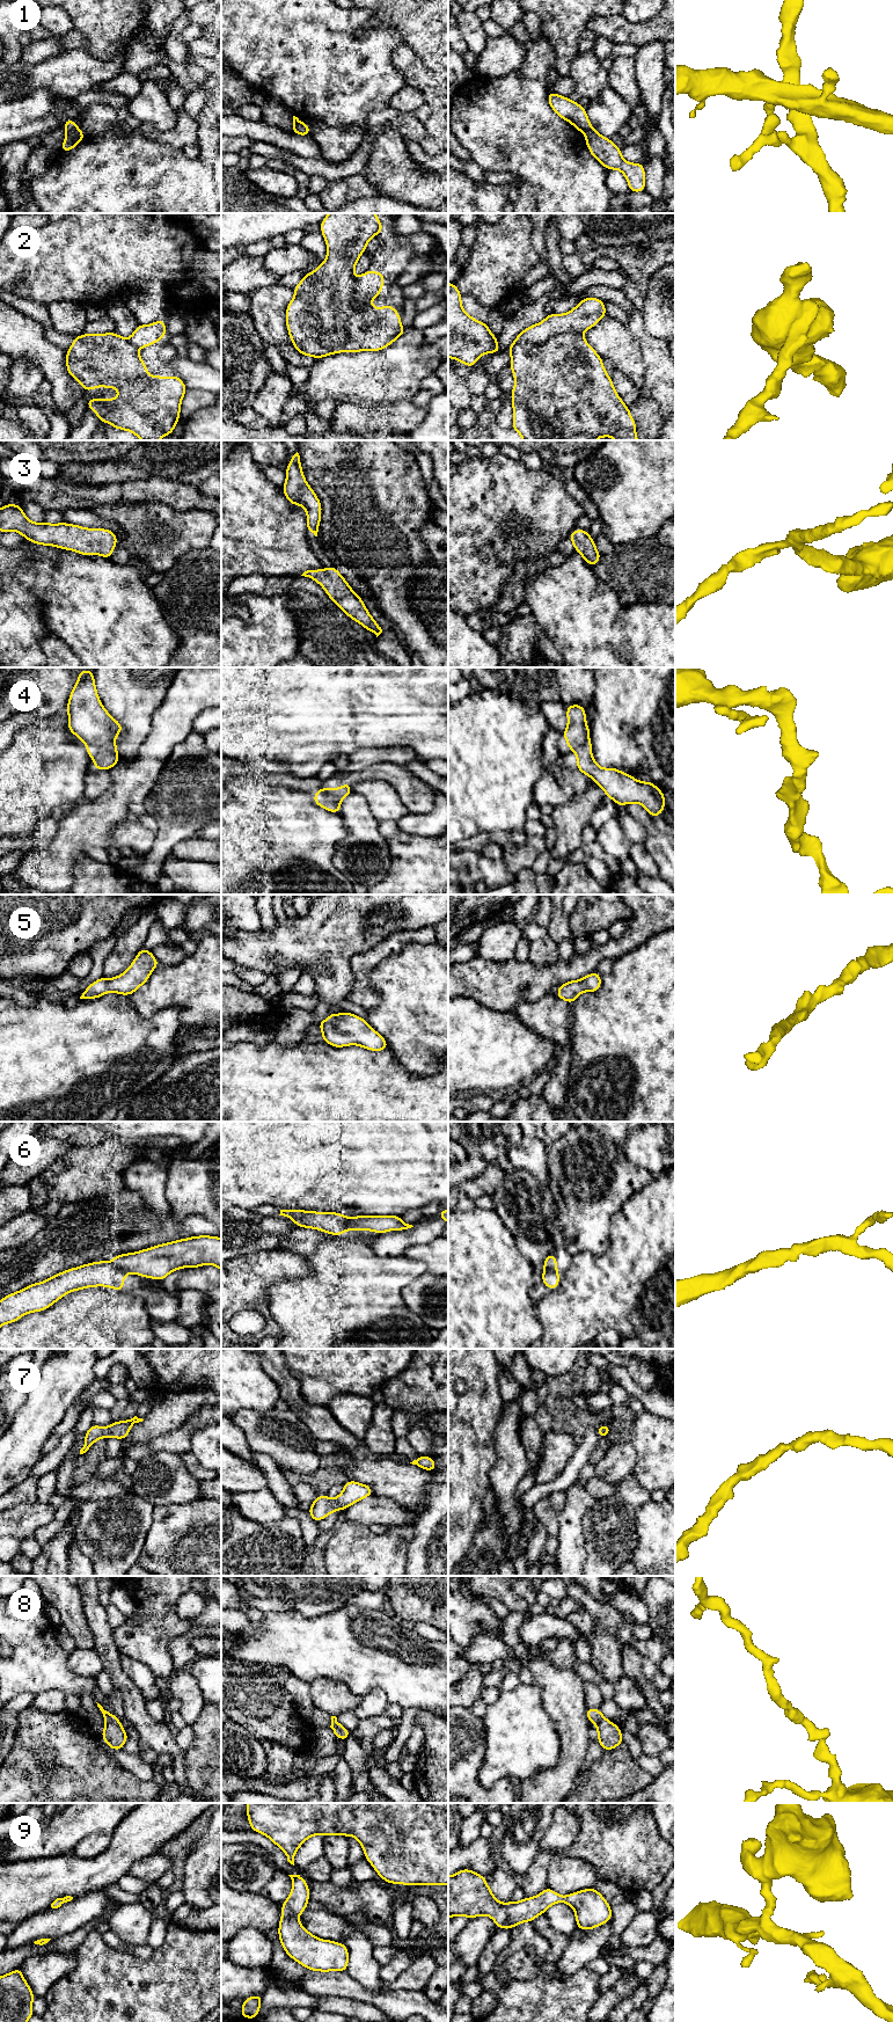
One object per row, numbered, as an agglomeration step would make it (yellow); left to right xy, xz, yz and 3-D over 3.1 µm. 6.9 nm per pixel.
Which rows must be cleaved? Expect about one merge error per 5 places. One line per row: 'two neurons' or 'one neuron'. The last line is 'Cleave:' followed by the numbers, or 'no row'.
1: two neurons
2: one neuron
3: one neuron
4: two neurons
5: one neuron
6: two neurons
7: one neuron
8: one neuron
9: one neuron
Cleave: 1, 4, 6

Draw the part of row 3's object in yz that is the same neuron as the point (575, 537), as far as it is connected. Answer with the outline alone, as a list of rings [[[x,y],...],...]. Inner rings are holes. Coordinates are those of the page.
[[[574,530],[569,538],[574,546],[574,550],[579,553],[591,567],[594,567],[599,562],[602,555],[596,550],[594,539],[588,535],[586,530]]]

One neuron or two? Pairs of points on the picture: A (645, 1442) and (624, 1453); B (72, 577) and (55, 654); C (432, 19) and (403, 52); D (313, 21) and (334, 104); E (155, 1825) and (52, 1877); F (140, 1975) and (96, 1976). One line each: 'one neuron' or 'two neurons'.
A: two neurons
B: two neurons
C: two neurons
D: one neuron
E: one neuron
F: one neuron

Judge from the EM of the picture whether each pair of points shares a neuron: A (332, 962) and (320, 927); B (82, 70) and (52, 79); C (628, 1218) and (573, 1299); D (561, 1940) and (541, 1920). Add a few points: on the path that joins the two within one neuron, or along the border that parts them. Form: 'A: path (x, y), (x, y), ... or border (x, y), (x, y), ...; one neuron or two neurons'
A: path (326, 954), (323, 935); one neuron
B: path (75, 72), (59, 74); one neuron
C: path (628, 1238), (628, 1245), (593, 1279); one neuron
D: path (555, 1937), (543, 1926); one neuron

